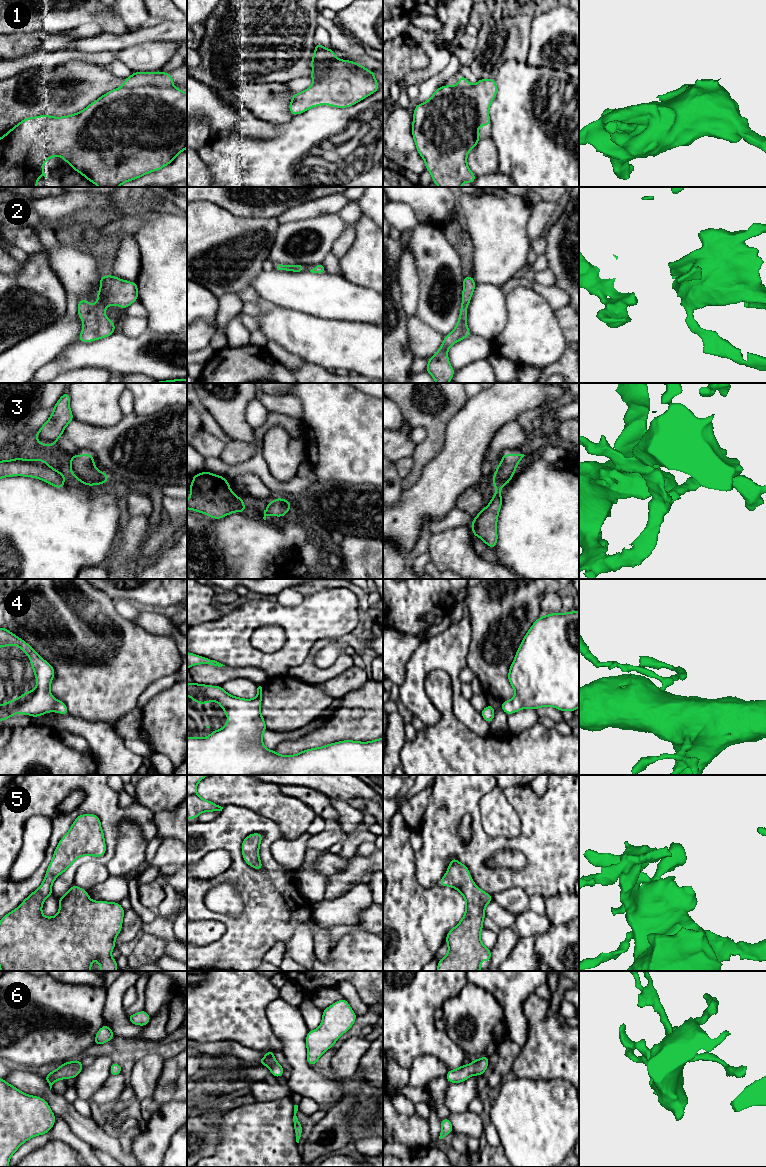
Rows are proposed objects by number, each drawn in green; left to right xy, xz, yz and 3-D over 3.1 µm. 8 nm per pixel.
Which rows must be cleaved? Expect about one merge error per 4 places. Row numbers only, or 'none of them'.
1

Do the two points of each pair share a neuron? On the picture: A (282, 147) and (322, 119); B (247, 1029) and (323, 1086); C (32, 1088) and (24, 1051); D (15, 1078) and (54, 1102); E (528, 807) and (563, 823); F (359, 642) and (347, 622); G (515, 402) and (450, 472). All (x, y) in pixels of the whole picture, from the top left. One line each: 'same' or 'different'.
A: same
B: different
C: different
D: same
E: same
F: different
G: same

